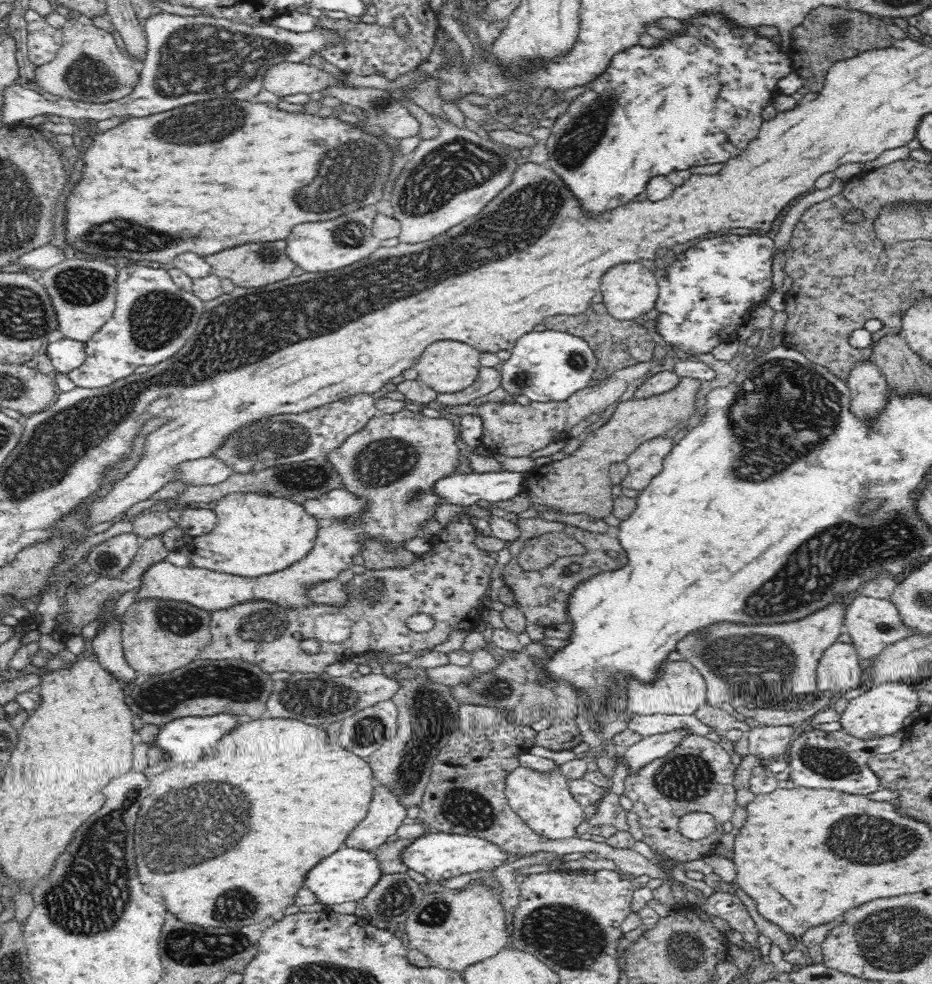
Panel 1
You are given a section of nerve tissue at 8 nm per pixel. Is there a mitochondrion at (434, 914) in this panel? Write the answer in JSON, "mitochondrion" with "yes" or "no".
{"mitochondrion":"yes"}

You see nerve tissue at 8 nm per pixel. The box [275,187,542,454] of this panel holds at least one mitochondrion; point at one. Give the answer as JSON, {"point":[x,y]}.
{"point":[350,234]}

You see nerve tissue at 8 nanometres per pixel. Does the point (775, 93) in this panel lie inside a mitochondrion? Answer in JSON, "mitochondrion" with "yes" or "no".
{"mitochondrion":"no"}

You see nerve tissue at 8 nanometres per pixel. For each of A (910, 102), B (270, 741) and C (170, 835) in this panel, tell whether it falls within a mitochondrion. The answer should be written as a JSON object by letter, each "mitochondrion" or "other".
{"A":"other","B":"other","C":"mitochondrion"}

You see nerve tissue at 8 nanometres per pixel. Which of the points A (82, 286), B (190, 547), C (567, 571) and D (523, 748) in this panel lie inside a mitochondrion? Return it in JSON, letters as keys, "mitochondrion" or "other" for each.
{"A":"mitochondrion","B":"other","C":"other","D":"other"}

